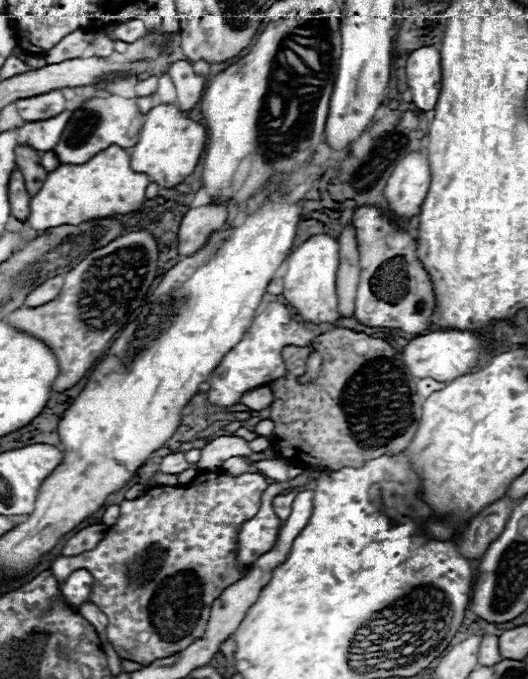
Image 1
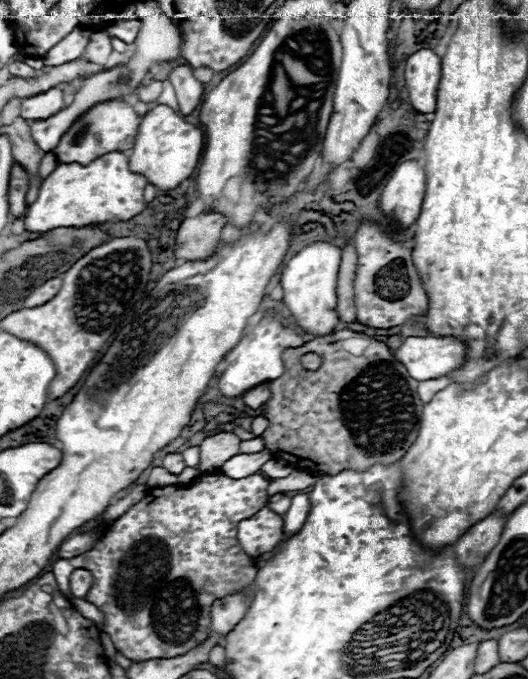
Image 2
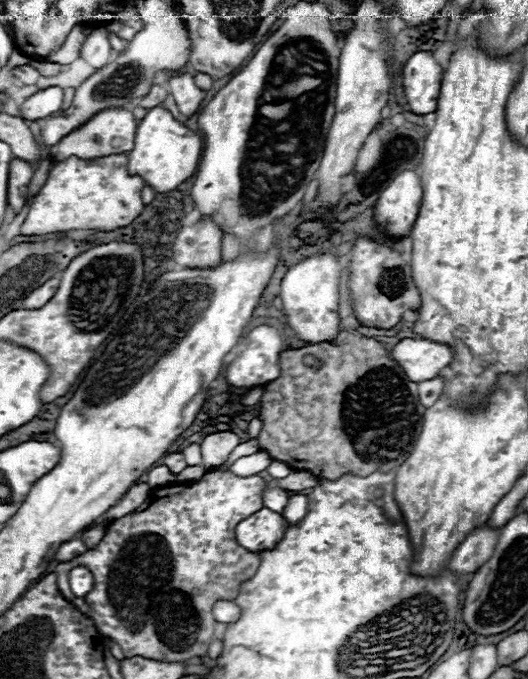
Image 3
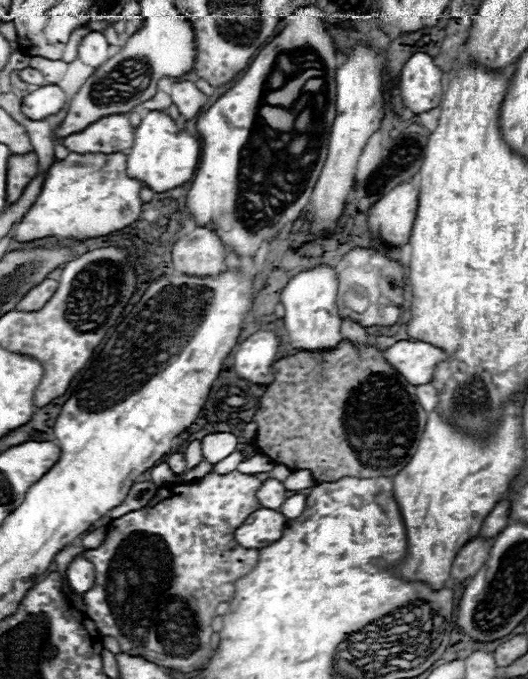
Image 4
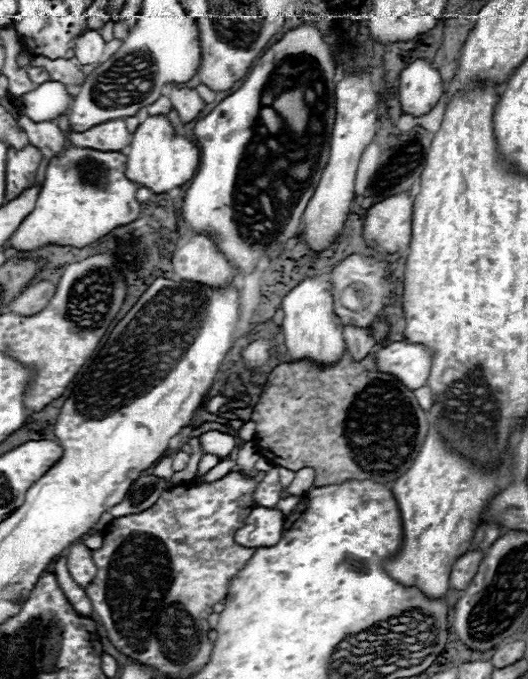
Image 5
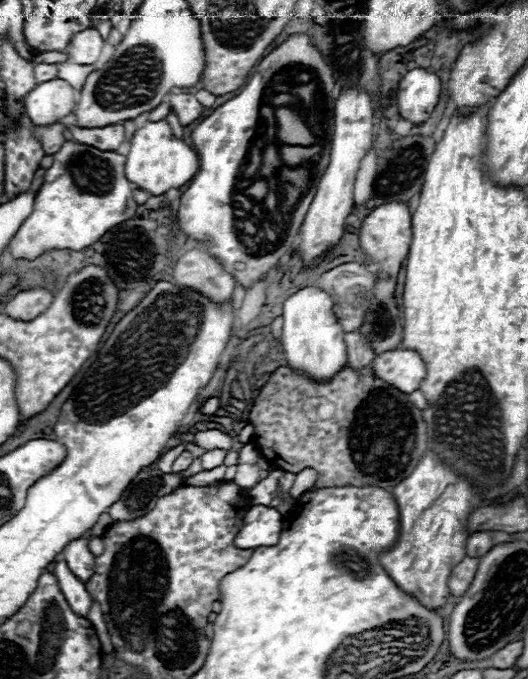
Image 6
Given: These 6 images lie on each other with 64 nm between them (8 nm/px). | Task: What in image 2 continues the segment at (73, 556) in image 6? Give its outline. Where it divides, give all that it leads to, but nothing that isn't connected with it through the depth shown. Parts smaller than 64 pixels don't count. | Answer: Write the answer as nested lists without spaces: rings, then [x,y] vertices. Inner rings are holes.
[[[76,568],[70,576],[70,592],[74,598],[84,598],[92,588],[92,574],[84,568]]]

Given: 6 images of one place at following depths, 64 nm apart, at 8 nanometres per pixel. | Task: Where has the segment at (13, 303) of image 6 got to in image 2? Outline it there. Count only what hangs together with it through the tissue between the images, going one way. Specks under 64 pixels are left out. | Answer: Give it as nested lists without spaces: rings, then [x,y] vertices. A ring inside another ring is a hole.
[[[52,278],[52,280],[48,280],[46,284],[42,284],[40,288],[36,288],[36,290],[24,300],[24,306],[26,306],[26,308],[36,308],[36,306],[46,304],[48,300],[52,300],[52,298],[58,294],[60,286],[62,286],[62,278]]]

